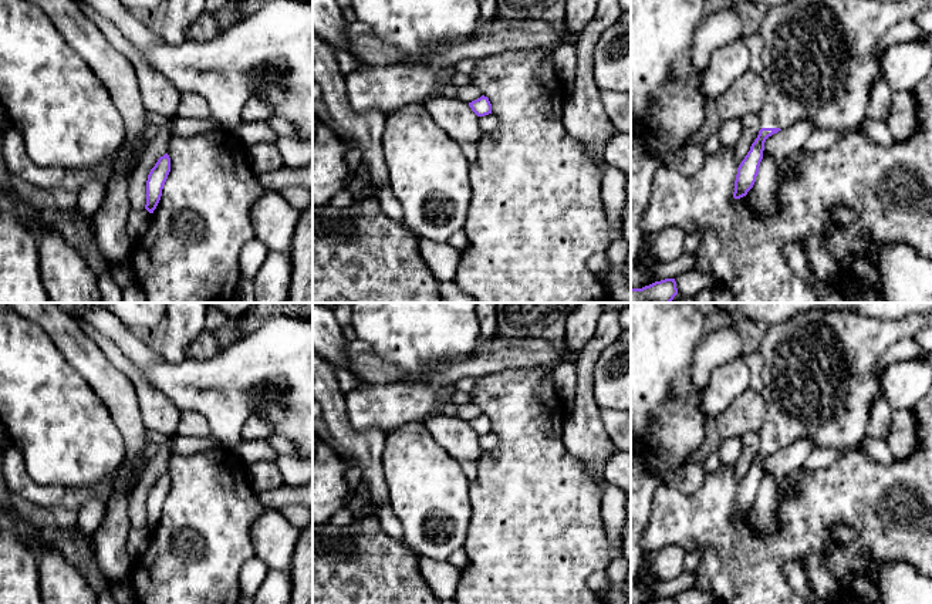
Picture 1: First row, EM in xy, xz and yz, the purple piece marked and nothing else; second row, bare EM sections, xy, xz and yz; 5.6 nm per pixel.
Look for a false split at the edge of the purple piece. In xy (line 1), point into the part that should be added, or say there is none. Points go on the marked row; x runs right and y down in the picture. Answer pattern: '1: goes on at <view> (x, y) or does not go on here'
1: does not go on here

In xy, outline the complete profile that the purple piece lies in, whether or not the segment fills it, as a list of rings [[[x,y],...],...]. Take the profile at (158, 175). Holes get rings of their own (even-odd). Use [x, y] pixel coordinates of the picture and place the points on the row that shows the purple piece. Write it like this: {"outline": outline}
{"outline": [[[165,153],[158,159],[158,162],[148,175],[145,209],[149,213],[153,213],[161,200],[162,189],[168,179],[169,172],[170,172],[170,158],[168,153]]]}

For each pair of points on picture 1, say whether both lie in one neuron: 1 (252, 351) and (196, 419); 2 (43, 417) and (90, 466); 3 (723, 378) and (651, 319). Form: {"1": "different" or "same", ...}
{"1": "different", "2": "same", "3": "different"}

